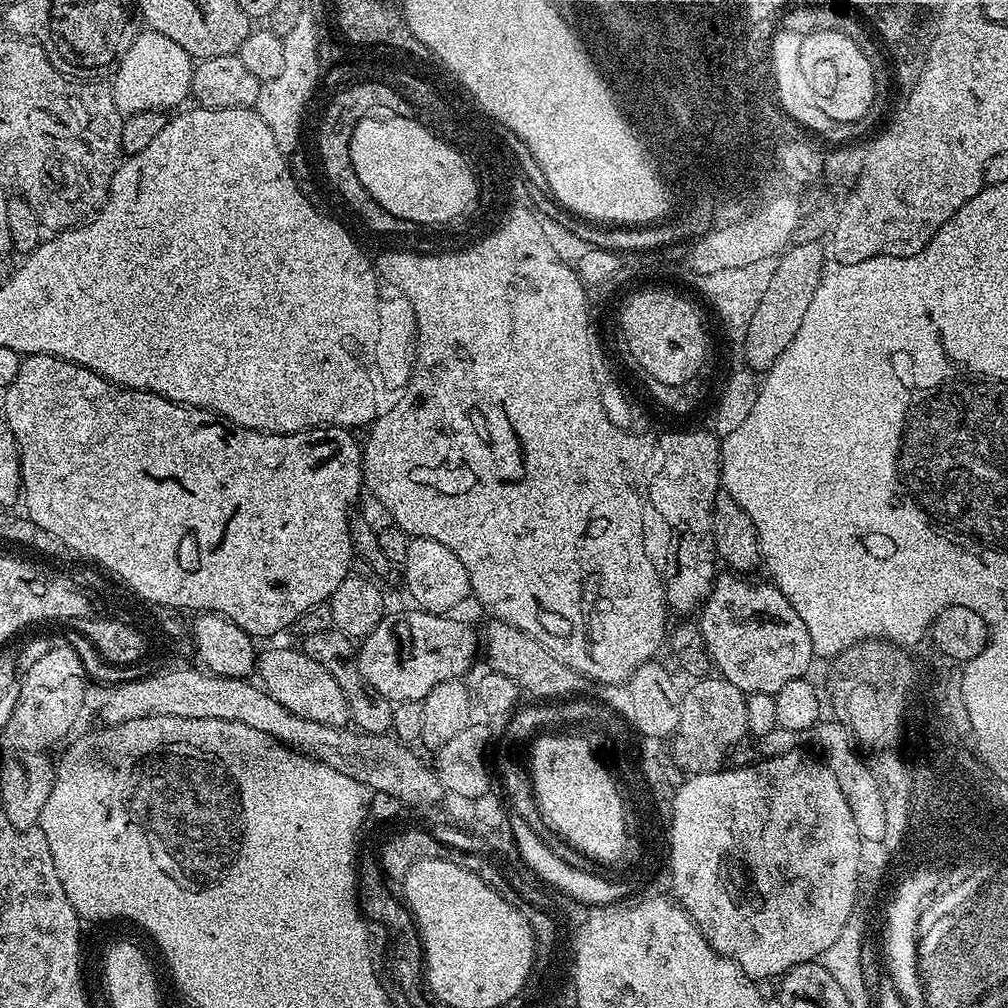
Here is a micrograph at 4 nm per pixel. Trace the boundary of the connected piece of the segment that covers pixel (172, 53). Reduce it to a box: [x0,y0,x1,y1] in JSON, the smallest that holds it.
[110,30,194,114]

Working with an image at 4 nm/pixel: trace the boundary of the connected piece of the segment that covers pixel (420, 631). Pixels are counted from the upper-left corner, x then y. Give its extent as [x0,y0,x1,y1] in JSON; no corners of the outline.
[356,607,478,701]

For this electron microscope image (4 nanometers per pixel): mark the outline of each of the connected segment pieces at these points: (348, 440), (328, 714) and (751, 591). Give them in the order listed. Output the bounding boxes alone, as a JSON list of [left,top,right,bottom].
[[3,356,364,638],[258,647,349,728],[698,574,810,696]]

